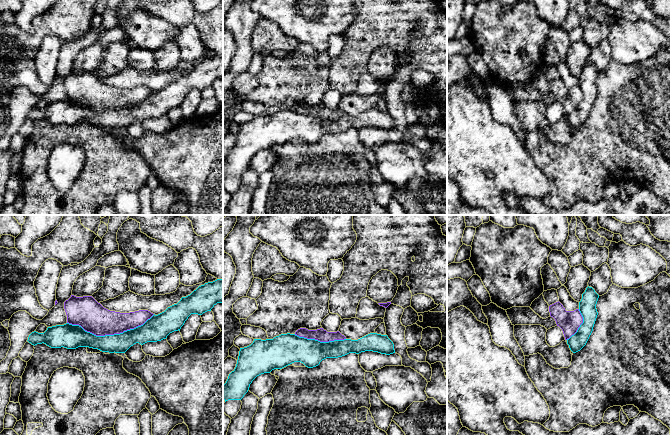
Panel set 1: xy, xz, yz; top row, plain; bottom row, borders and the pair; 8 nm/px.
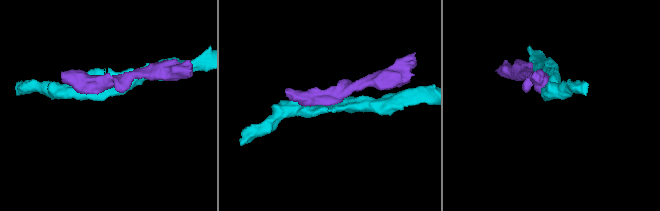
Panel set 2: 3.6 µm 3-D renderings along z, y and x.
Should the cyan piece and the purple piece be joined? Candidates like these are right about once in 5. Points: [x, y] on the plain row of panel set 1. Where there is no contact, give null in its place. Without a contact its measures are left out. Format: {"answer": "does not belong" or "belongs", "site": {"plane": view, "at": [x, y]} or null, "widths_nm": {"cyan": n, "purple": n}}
{"answer": "does not belong", "site": {"plane": "xy", "at": [110, 111]}, "widths_nm": {"cyan": 160, "purple": 240}}

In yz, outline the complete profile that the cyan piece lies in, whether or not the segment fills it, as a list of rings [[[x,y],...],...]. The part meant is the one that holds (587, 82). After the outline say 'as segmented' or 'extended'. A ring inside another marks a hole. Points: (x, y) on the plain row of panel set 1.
[[[587,63],[579,78],[579,87],[583,93],[583,99],[577,108],[567,115],[567,120],[573,129],[580,127],[587,119],[598,91],[596,80],[599,71],[592,63]]]; as segmented

